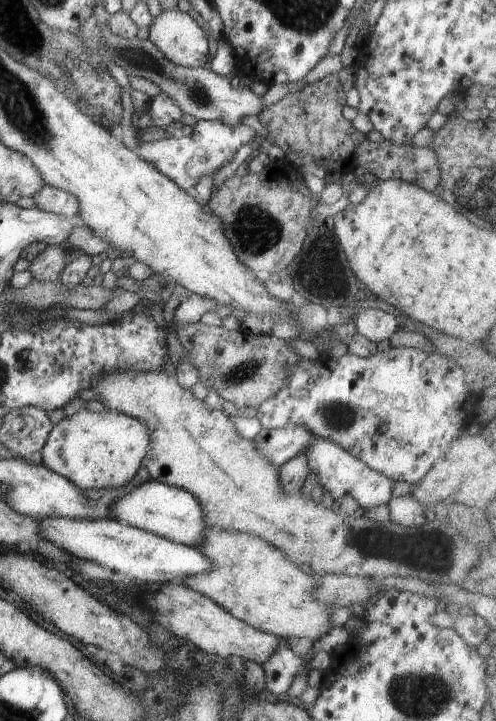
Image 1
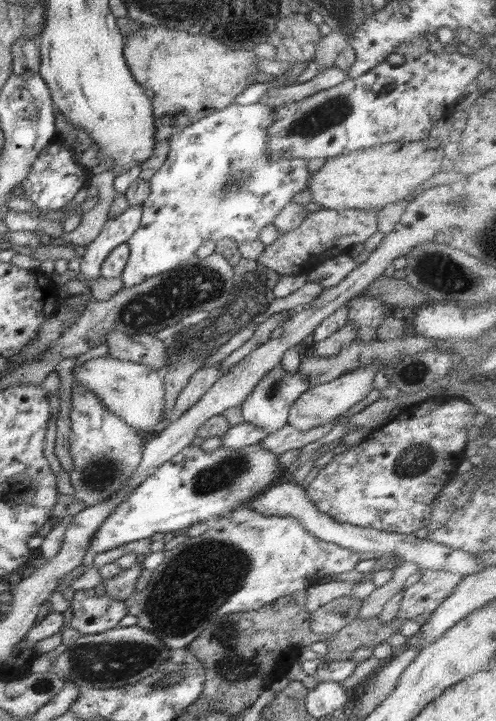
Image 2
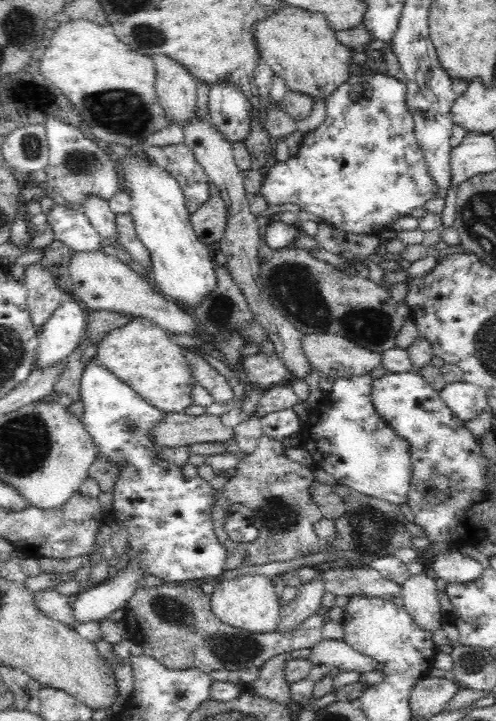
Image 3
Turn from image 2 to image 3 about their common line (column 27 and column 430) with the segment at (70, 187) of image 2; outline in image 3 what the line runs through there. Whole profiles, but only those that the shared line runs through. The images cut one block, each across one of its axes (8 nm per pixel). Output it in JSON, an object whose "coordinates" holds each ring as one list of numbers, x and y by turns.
{"coordinates":[[366,72,360,77,361,82,342,84,324,100,326,118,316,130,303,135,295,158,285,162,272,161,264,170,260,195,272,205,298,204,301,210,344,232,380,235,386,234,395,220,435,198,439,188,427,173,424,152,415,137,414,117,406,102,406,86,380,72]]}

